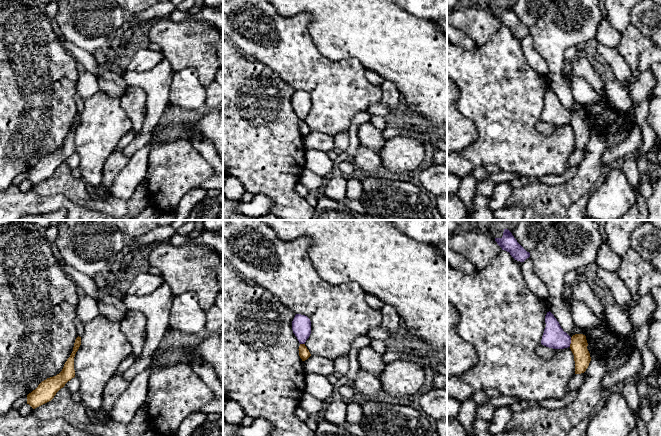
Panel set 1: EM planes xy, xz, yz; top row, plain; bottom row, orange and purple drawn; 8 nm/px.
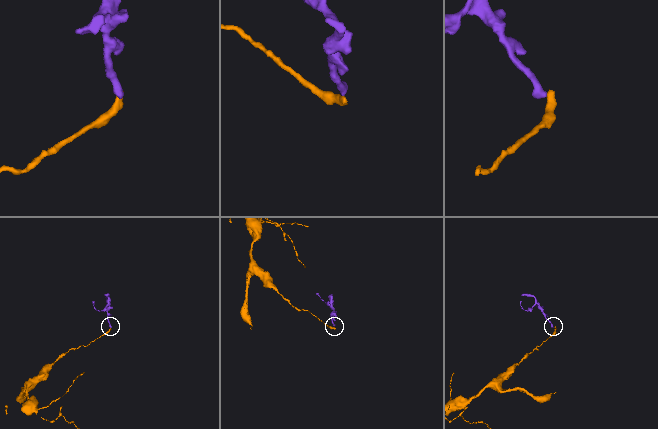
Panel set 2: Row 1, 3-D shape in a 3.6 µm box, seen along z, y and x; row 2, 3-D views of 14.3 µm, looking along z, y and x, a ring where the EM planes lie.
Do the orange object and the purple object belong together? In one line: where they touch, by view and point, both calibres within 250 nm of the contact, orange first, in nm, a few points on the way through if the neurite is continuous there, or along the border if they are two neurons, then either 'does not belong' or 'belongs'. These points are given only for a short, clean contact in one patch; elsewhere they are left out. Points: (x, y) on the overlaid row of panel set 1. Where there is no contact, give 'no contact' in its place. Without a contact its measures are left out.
yz (571, 342) | 140/180 nm | along yz (571, 337), (569, 346) | does not belong

